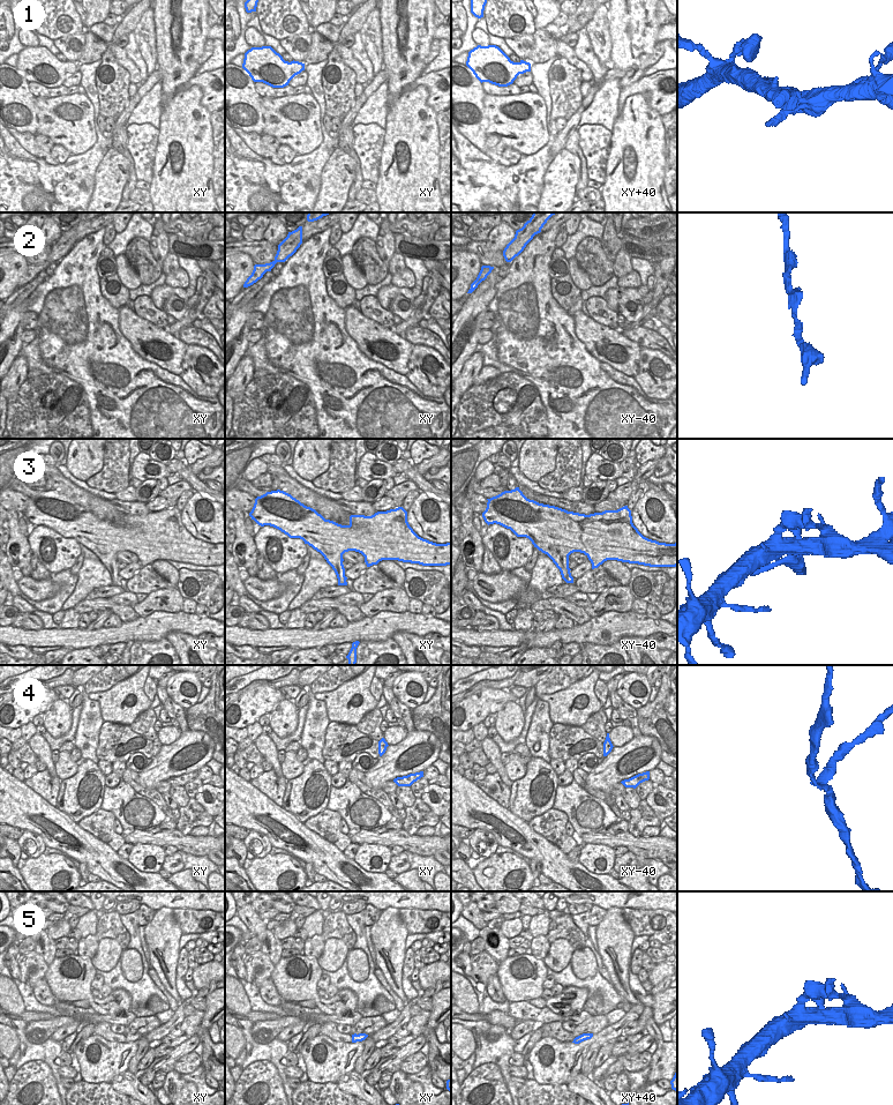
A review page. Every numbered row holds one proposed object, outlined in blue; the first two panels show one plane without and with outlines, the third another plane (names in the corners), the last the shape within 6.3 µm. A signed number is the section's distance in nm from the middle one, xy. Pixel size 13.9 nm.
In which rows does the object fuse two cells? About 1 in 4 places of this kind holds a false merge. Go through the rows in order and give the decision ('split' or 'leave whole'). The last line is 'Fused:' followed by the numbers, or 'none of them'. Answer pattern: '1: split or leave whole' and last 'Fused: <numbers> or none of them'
1: leave whole
2: leave whole
3: split
4: split
5: leave whole
Fused: 3, 4

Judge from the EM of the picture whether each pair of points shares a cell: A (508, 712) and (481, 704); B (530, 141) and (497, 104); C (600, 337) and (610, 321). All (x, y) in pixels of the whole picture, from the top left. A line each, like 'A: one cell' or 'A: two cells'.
A: two cells
B: one cell
C: two cells

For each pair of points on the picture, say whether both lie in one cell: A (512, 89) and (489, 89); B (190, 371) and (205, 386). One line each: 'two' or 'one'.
A: one
B: one

